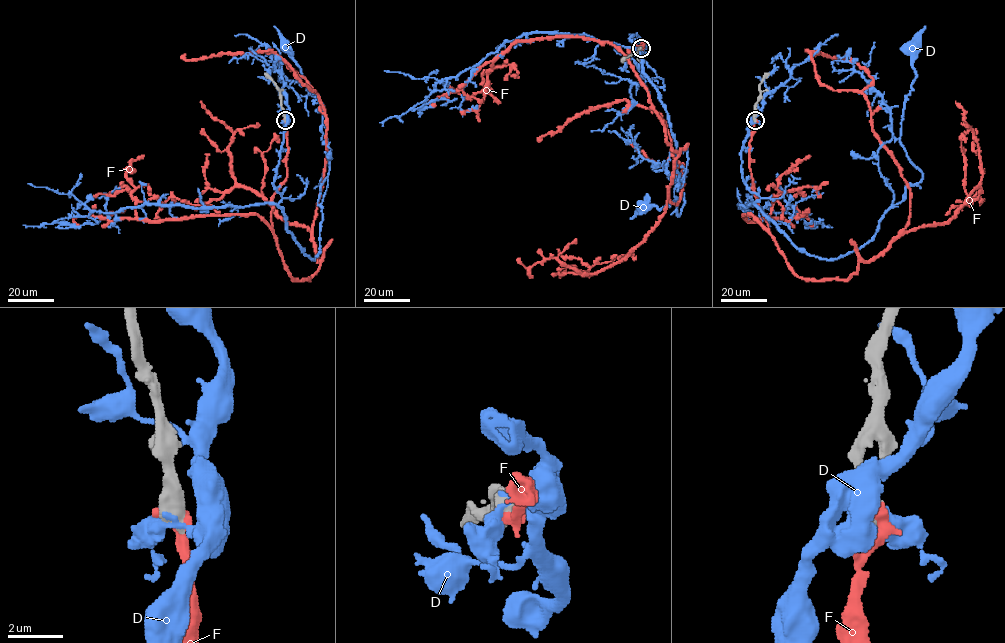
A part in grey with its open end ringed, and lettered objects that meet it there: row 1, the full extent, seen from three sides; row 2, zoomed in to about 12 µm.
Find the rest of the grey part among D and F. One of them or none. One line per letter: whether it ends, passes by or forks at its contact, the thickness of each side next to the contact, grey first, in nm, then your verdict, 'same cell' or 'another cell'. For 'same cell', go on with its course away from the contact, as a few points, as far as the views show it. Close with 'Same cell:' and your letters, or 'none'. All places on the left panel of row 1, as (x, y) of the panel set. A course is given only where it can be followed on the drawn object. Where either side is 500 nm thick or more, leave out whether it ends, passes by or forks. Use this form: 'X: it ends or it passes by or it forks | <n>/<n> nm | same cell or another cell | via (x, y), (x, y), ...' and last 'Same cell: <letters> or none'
D: 700/260 nm | another cell
F: 800/440 nm | same cell | via (284, 119), (287, 176), (271, 222), (301, 280), (320, 261), (319, 97), (269, 50), (182, 55)
Same cell: F

